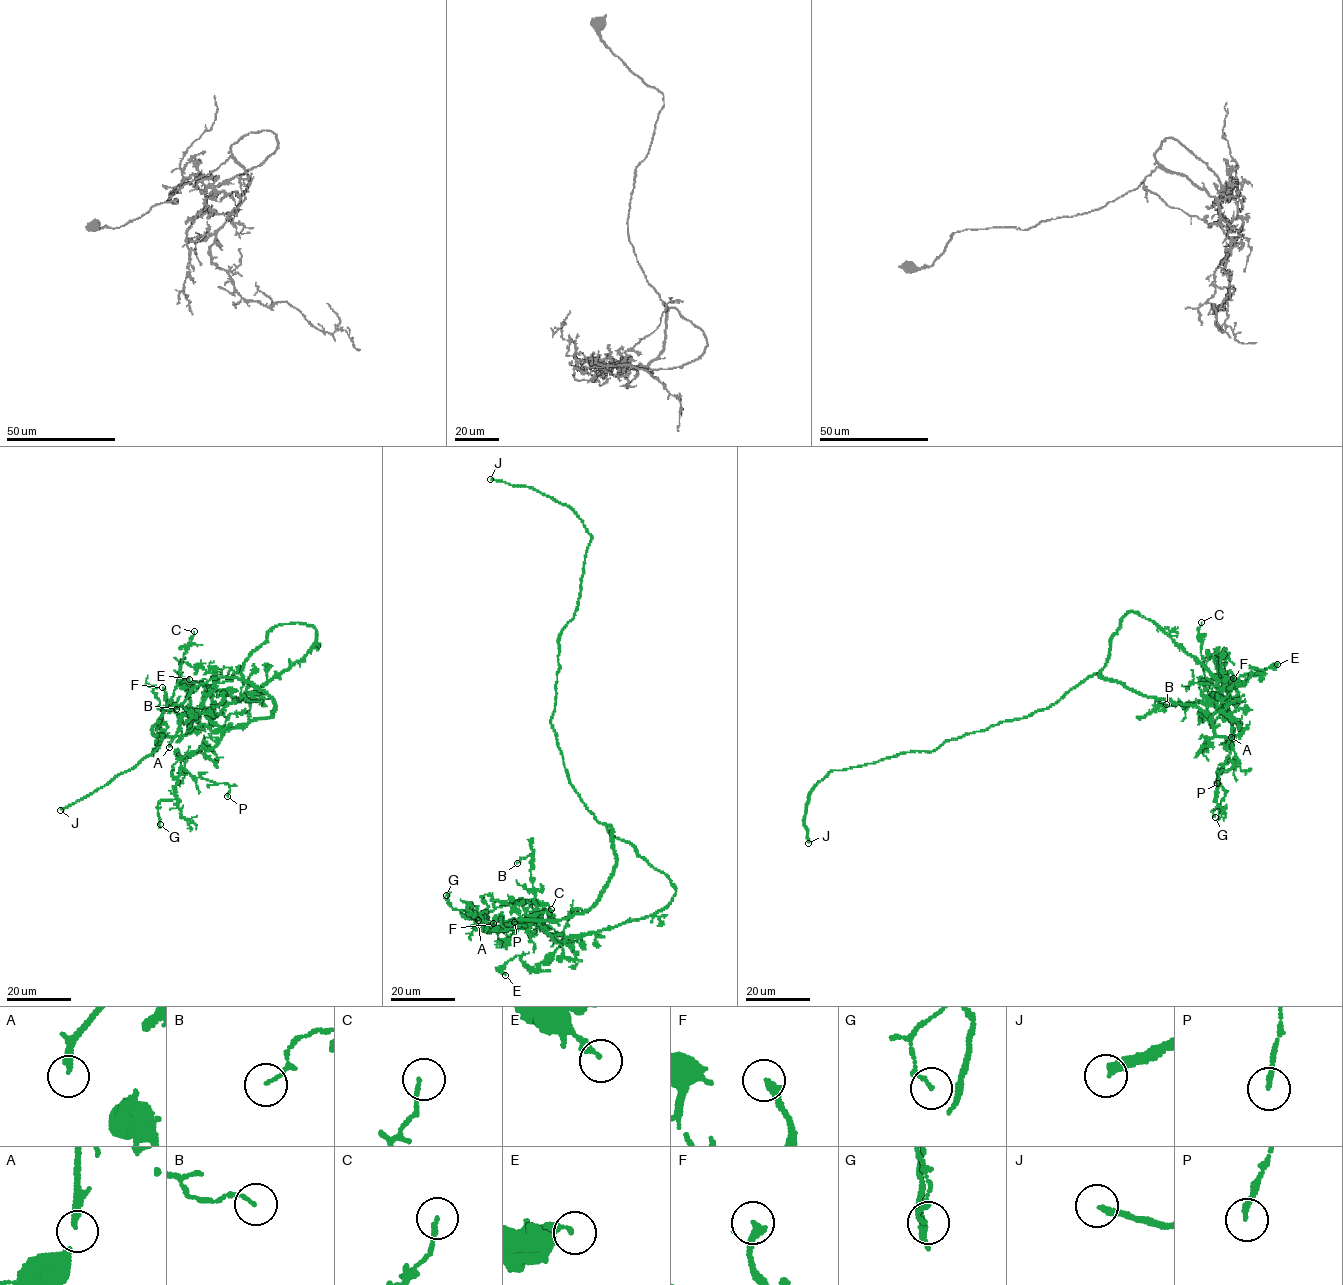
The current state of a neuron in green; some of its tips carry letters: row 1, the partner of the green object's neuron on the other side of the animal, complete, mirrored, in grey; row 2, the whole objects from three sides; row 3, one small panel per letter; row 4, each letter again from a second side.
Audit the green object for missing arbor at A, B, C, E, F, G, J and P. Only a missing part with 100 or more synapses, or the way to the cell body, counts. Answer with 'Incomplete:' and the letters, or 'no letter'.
Incomplete: J

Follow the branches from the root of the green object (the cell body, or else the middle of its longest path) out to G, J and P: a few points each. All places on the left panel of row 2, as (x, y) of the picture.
G: (199, 685), (241, 678), (276, 707), (181, 762), (176, 798), (158, 803), (160, 824)
J: (199, 685), (183, 702), (162, 710), (151, 729), (154, 736), (162, 734), (158, 748), (60, 810)
P: (199, 685), (241, 678), (276, 704), (271, 717), (228, 728), (187, 760), (193, 776), (227, 784), (227, 796)

